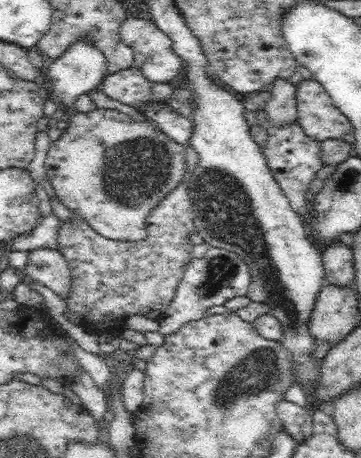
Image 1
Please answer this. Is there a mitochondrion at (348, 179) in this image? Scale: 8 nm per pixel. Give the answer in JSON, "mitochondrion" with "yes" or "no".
{"mitochondrion":"yes"}

